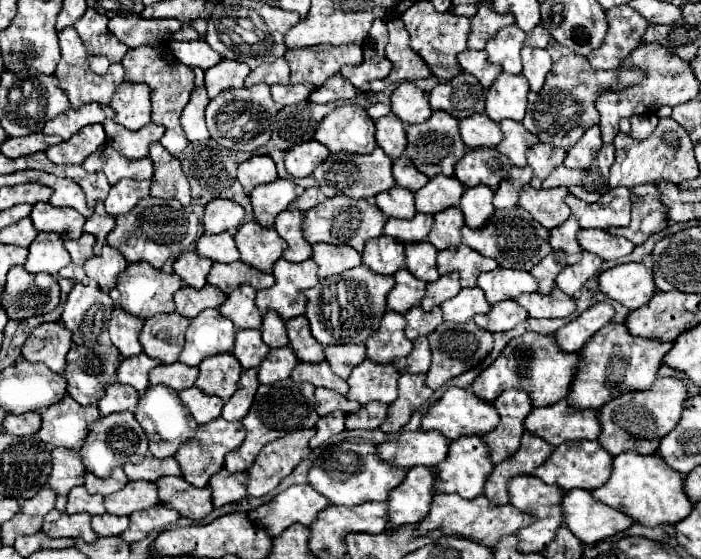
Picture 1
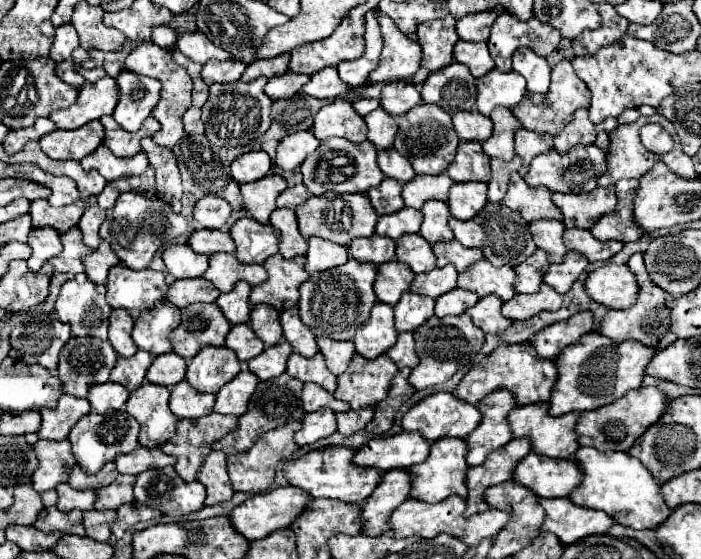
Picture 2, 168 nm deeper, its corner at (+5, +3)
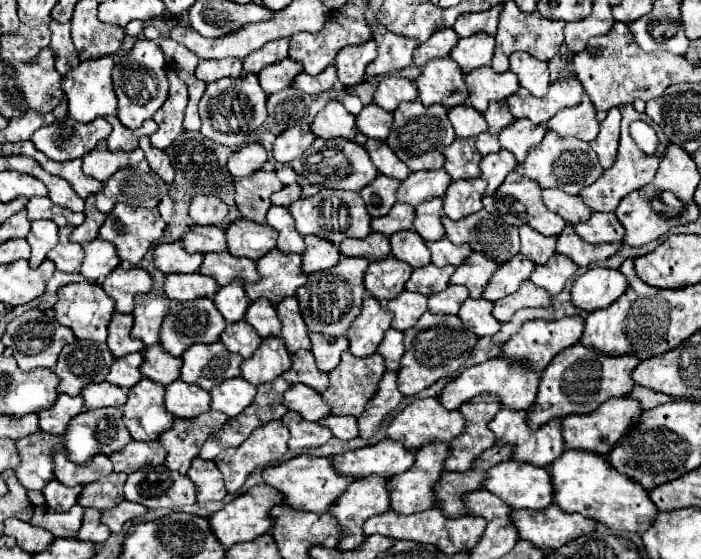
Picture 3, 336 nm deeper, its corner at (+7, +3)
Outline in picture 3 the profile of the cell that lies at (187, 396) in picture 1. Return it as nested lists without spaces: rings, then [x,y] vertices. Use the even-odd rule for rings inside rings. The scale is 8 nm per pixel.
[[[176,379],[172,381],[172,385],[166,387],[166,409],[174,417],[198,417],[210,411],[210,393],[198,385]]]

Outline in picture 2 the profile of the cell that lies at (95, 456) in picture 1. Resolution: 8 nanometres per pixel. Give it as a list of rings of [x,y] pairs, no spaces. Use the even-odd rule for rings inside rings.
[[[90,411],[86,417],[82,417],[78,421],[78,425],[72,427],[68,439],[72,443],[72,453],[78,461],[78,465],[86,473],[92,475],[92,473],[98,473],[98,469],[102,469],[102,465],[106,465],[106,461],[114,461],[118,455],[132,453],[134,449],[138,449],[140,447],[138,431],[140,431],[138,421],[132,415],[128,415],[126,411],[110,411],[104,415]]]

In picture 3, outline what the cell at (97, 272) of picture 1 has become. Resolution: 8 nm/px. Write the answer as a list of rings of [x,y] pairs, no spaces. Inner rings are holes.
[[[100,237],[84,243],[82,247],[84,247],[84,259],[80,265],[80,273],[92,283],[102,283],[106,275],[120,265],[114,245],[102,241]]]

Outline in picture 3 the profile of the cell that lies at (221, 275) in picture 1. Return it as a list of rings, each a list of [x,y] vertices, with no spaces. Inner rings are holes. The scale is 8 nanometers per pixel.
[[[224,251],[224,253],[206,253],[204,263],[200,267],[200,273],[214,277],[218,281],[218,285],[228,285],[234,279],[242,279],[246,283],[258,279],[256,263],[252,259],[232,257],[228,251]]]

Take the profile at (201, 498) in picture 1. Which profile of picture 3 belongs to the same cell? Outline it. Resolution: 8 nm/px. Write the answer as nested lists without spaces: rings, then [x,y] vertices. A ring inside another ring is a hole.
[[[166,465],[142,467],[128,475],[124,497],[150,509],[180,509],[196,503],[196,485],[192,485],[188,477],[170,471]]]

